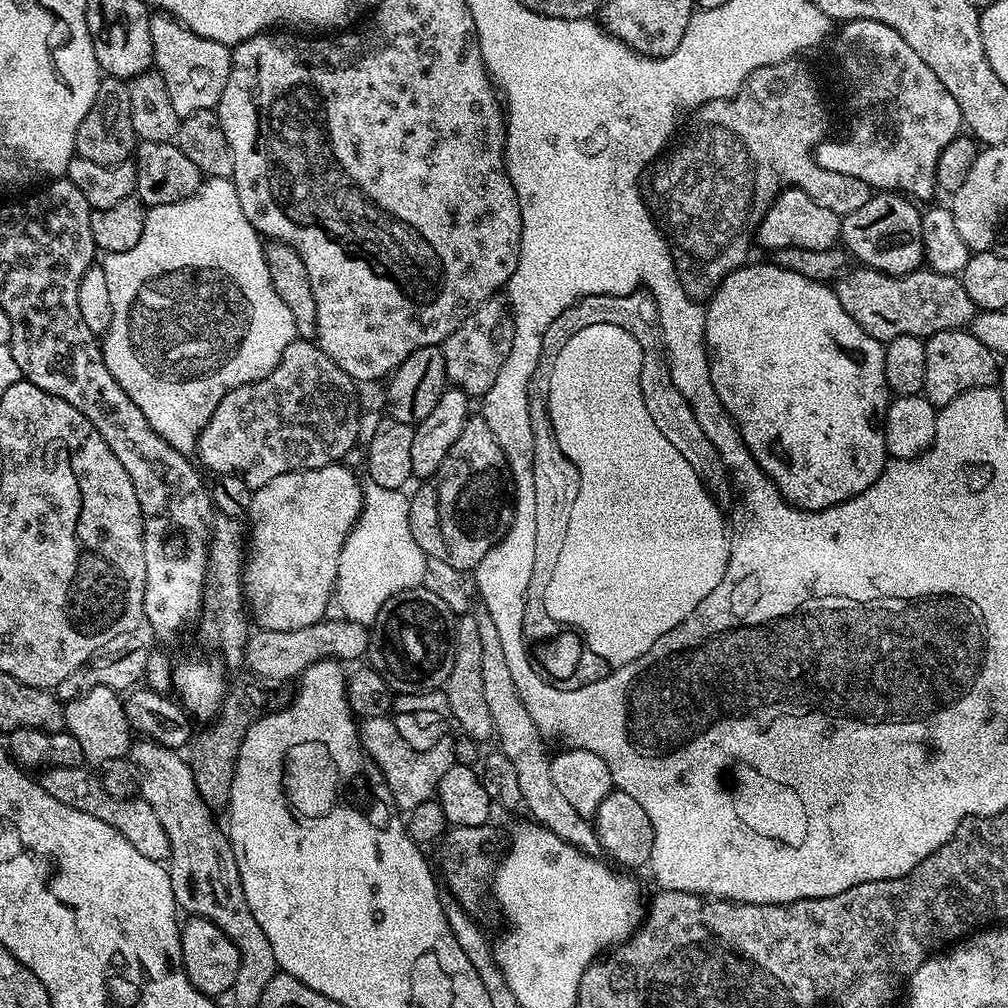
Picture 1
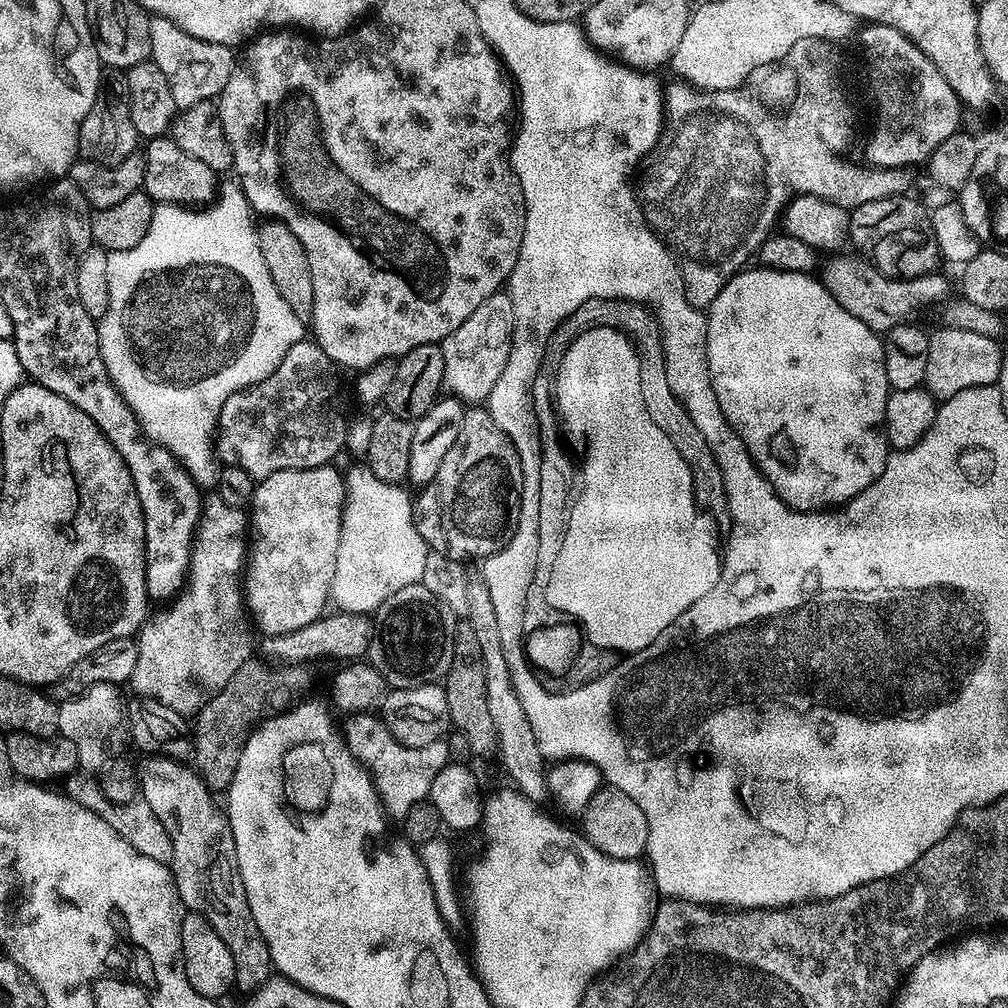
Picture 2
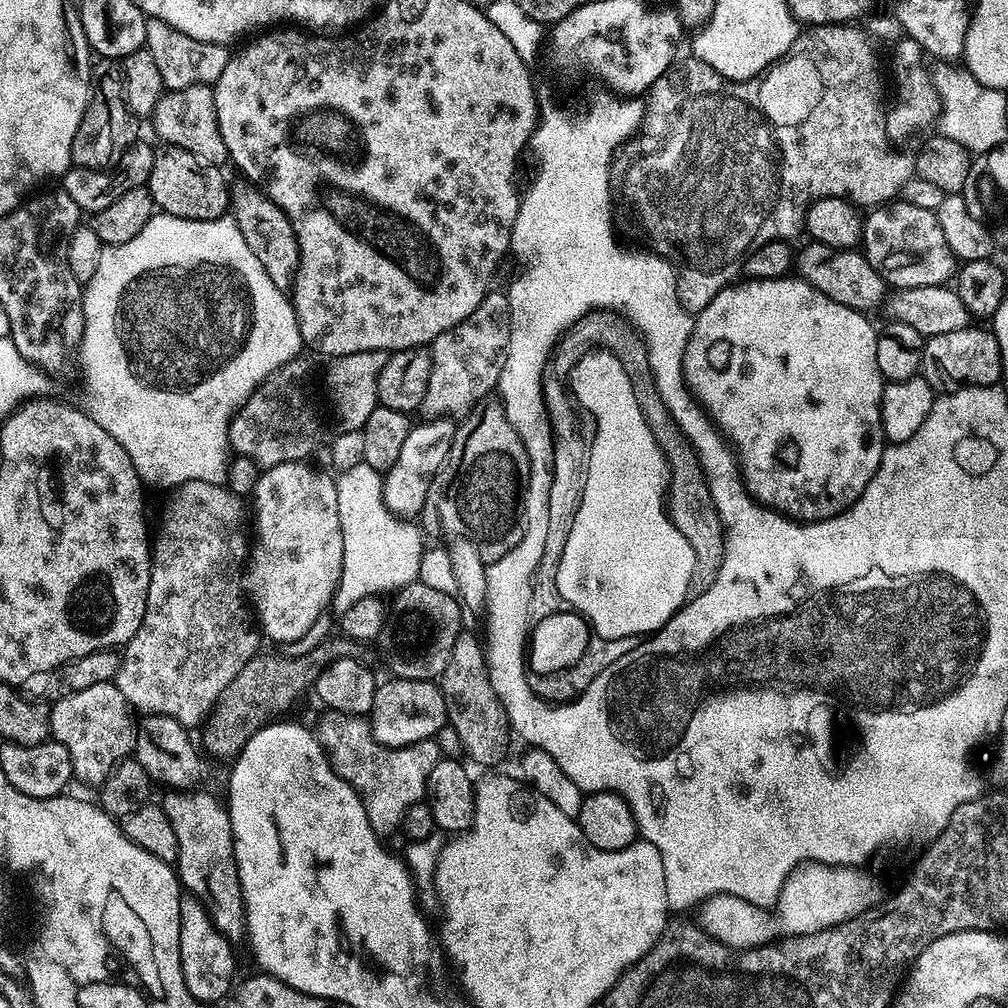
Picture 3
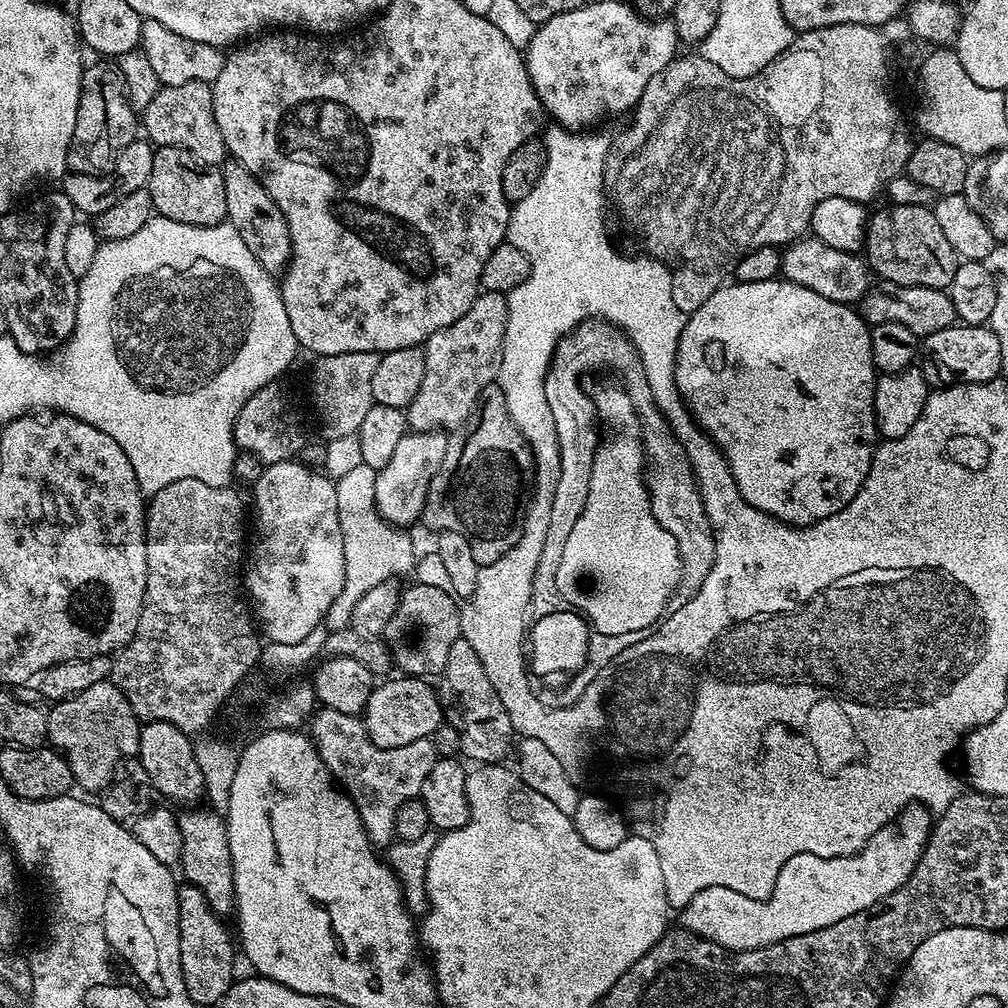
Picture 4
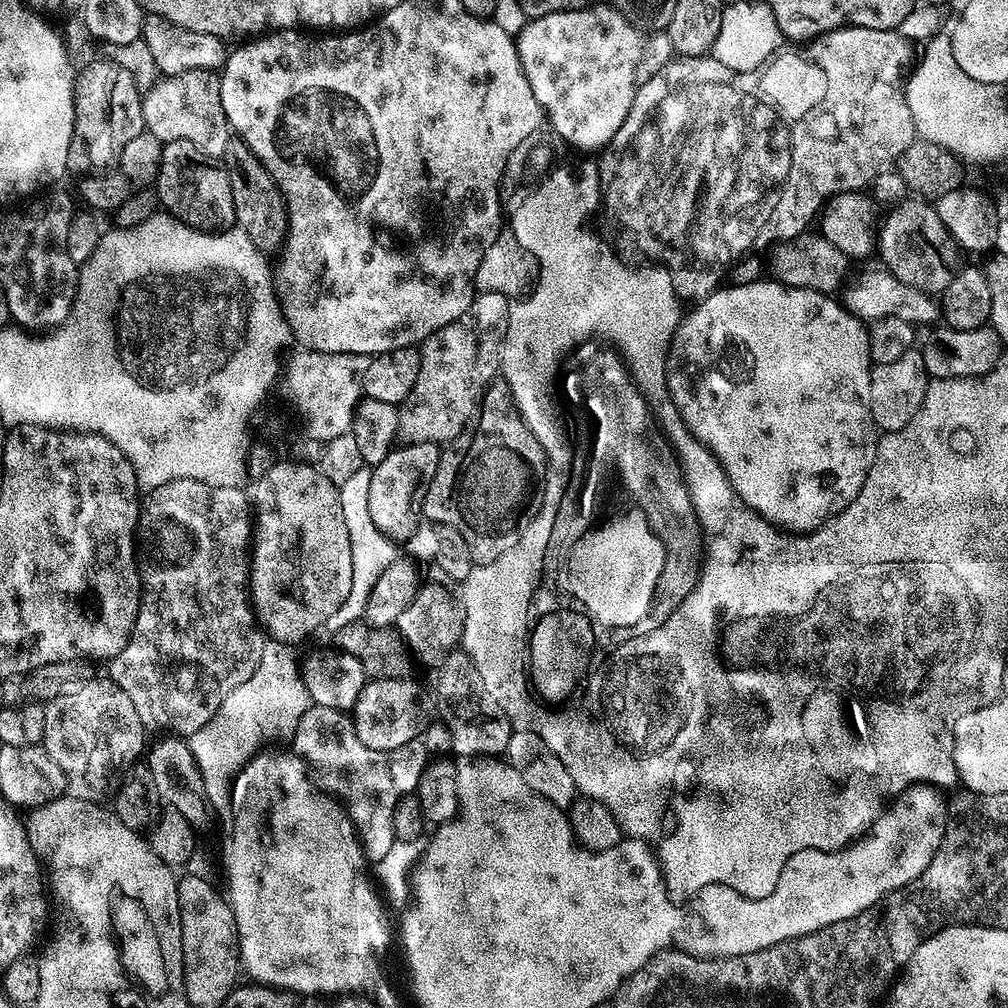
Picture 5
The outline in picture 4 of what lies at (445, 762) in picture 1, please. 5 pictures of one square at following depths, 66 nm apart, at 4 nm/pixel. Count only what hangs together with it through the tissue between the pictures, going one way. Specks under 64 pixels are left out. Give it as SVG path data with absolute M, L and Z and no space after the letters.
M323 706L317 707L313 711L310 717L311 723L310 739L316 745L316 750L320 753L321 760L324 761L328 775L333 778L344 776L343 791L347 792L350 799L355 802L366 834L372 839L373 845L391 845L396 836L395 816L398 814L399 807L407 800L419 797L422 782L426 782L426 774L430 774L430 770L436 765L438 757L436 747L432 745L431 739L410 742L406 746L398 746L397 748L383 748L368 739L363 723L356 716L342 714L342 710Z

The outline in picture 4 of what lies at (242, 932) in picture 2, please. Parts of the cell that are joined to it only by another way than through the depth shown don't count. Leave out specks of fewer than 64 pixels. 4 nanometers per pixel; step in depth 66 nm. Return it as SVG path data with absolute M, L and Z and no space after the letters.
M196 810L181 811L178 816L184 842L180 859L182 869L184 868L183 879L195 888L200 888L216 915L224 918L227 917L227 912L231 913L236 907L234 874L232 873L232 859L228 845L228 825L225 817L215 811L192 811Z

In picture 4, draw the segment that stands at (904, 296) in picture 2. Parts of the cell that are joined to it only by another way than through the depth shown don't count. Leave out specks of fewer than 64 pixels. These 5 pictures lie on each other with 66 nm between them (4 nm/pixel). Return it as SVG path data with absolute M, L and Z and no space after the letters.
M801 238L787 245L782 252L780 271L783 279L788 280L791 284L806 286L814 290L814 294L822 294L822 298L830 298L839 304L855 305L863 301L870 290L870 285L868 285L869 265L857 253L834 250L834 246L826 246L826 242L815 238Z

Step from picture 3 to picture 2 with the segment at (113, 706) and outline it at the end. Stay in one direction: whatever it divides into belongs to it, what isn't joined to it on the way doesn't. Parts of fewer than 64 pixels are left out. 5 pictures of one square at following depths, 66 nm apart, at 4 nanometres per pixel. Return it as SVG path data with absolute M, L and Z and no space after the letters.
M95 684L90 686L81 696L75 696L69 700L63 701L60 704L60 709L58 710L58 726L60 727L59 735L65 736L70 742L74 742L74 750L78 750L78 762L80 763L80 768L83 769L85 773L96 774L99 773L102 766L106 766L106 762L123 757L124 752L124 740L126 744L126 737L129 735L128 725L126 723L126 700L125 697L120 697L121 689L114 684Z

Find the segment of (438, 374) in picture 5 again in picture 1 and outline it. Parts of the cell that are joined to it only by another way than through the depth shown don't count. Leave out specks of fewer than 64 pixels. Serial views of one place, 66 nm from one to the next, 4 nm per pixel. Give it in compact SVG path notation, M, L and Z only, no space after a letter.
M493 298L477 306L466 322L462 322L454 334L445 338L442 351L446 374L449 381L460 391L468 393L469 397L483 397L490 386L494 386L498 370L502 370L512 349L512 318L509 305L503 299Z

